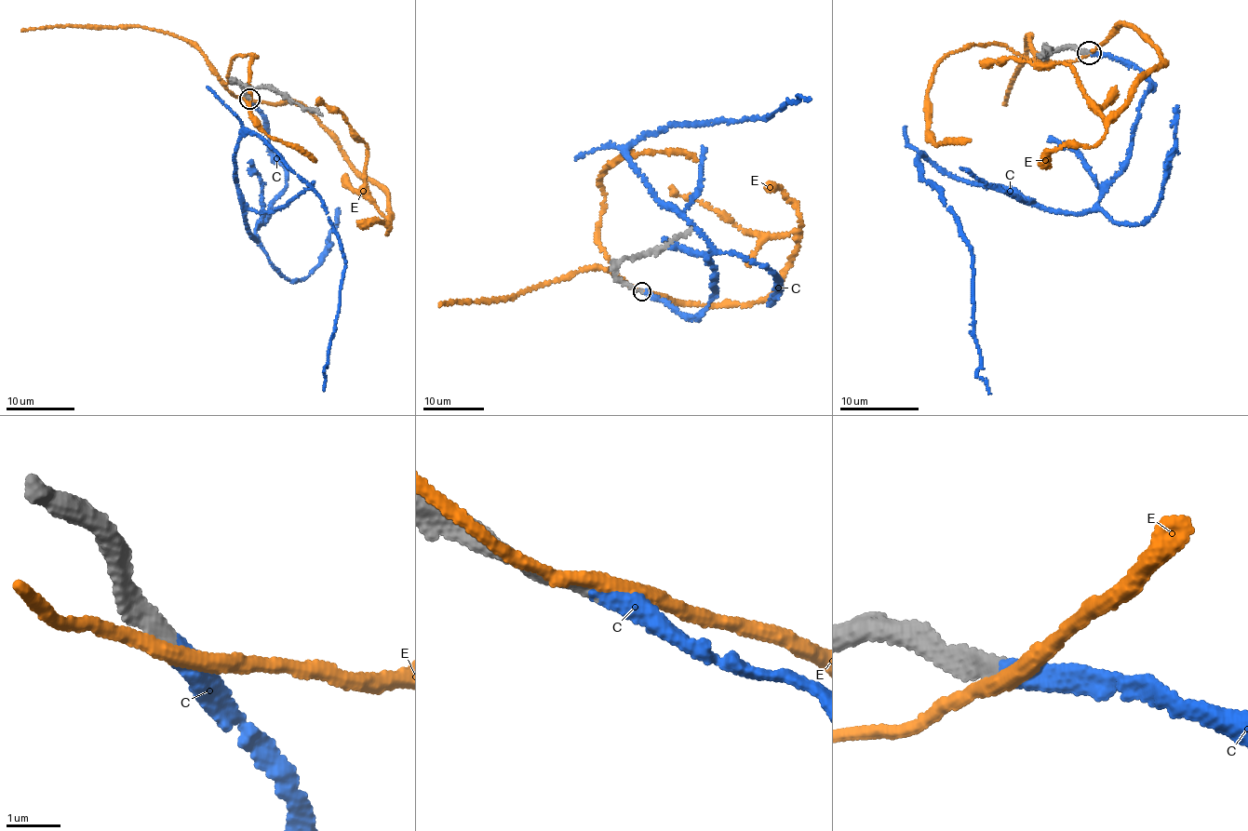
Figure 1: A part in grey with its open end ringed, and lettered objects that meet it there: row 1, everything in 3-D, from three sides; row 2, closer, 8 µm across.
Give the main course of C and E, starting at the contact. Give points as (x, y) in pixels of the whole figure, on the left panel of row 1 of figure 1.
C: (249, 100), (287, 178), (255, 238), (250, 232), (234, 157), (252, 133), (320, 199), (344, 261), (324, 391)
E: (249, 99), (316, 115), (385, 192), (384, 216), (368, 192), (366, 146), (316, 99)

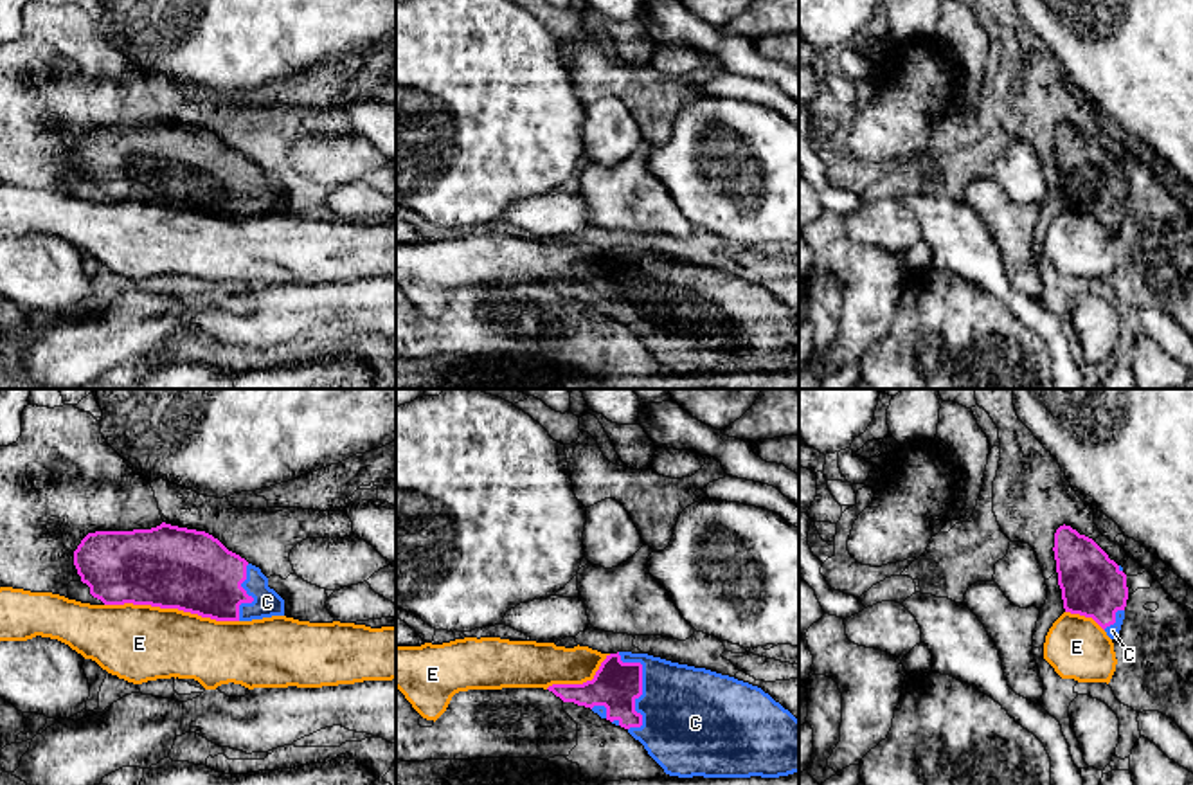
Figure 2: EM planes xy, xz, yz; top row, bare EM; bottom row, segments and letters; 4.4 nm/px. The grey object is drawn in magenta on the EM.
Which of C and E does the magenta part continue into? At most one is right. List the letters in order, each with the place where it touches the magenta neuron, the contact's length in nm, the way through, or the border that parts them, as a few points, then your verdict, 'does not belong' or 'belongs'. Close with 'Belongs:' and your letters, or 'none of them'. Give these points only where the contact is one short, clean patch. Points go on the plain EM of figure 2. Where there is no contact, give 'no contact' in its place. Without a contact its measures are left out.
C: meets magenta in xz at (641, 279); contact 360 nm long; belongs
E: meets magenta in xy at (171, 204); contact 600 nm long; does not belong
Belongs: C

